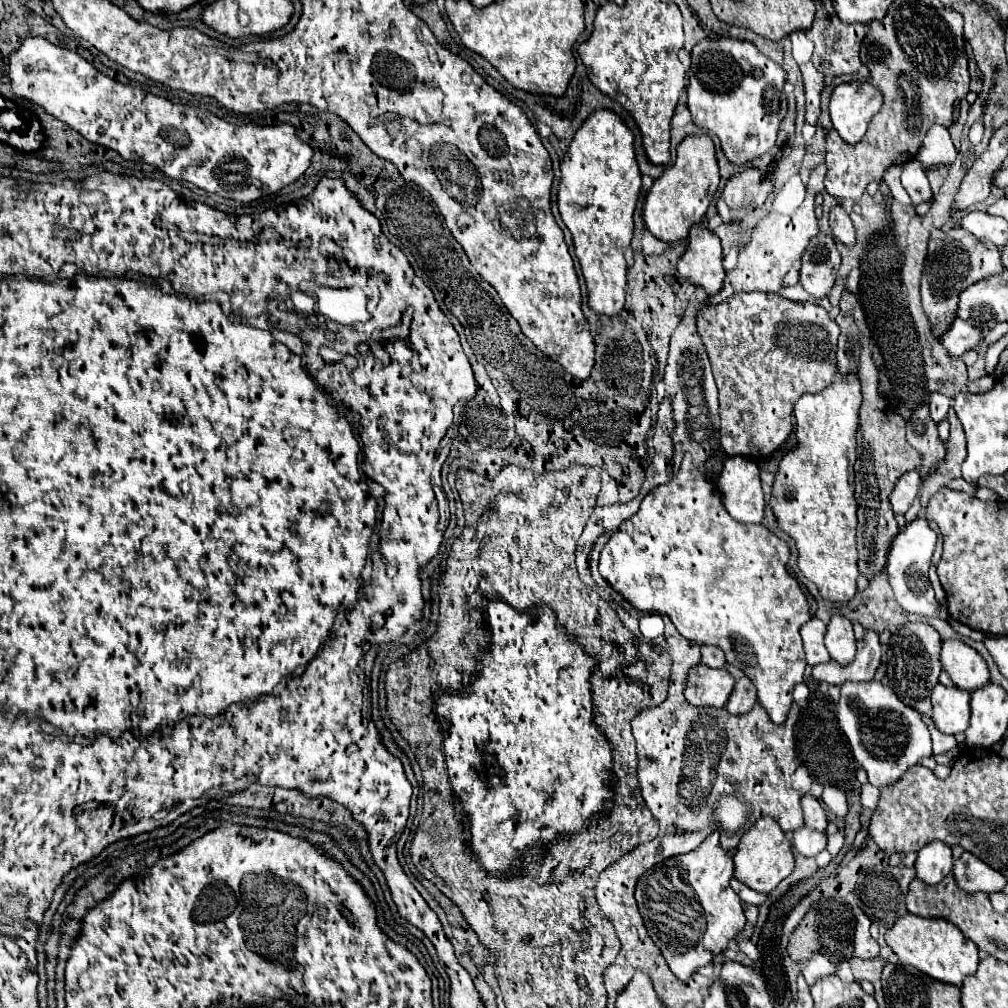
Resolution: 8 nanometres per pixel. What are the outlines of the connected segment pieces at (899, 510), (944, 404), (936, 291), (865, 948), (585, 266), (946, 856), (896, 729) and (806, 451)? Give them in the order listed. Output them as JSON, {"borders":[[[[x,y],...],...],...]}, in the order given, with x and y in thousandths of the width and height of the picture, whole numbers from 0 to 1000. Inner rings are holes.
{"borders":[[[[909,466],[899,468],[887,482],[883,498],[887,504],[887,510],[899,510],[899,506],[903,504],[905,496],[911,492],[911,484],[913,484],[913,472]]],[[[927,389],[927,391],[923,393],[923,413],[925,413],[925,417],[927,417],[929,421],[938,415],[940,405],[942,405],[942,395],[938,395],[938,393],[933,391],[933,389]]],[[[944,224],[938,228],[927,228],[921,240],[921,254],[917,260],[917,270],[913,278],[913,294],[915,306],[921,313],[925,329],[935,335],[937,329],[942,327],[946,315],[950,313],[950,294],[964,280],[978,278],[996,268],[992,260],[992,250],[980,238],[970,238],[962,230],[952,224]]],[[[855,907],[849,915],[849,931],[847,931],[847,948],[849,950],[869,950],[873,946],[871,935],[863,929],[863,913]]],[[[591,109],[581,117],[581,123],[573,127],[569,133],[569,139],[563,145],[563,151],[560,153],[556,161],[556,185],[554,185],[554,208],[562,222],[562,226],[567,232],[569,238],[569,250],[575,258],[577,272],[581,276],[583,286],[583,302],[589,310],[609,313],[619,306],[619,294],[621,294],[621,258],[619,250],[625,244],[627,230],[629,230],[629,206],[633,200],[637,177],[633,169],[633,161],[629,155],[629,133],[621,125],[621,121],[607,109]]],[[[923,835],[911,845],[909,869],[919,877],[931,877],[944,863],[944,843],[935,835]]],[[[863,677],[835,679],[829,708],[847,752],[859,764],[861,774],[871,782],[887,778],[899,762],[925,750],[923,726],[915,710],[907,702],[895,698],[883,681],[863,681]]],[[[831,373],[821,385],[812,391],[798,391],[788,401],[790,413],[790,444],[786,444],[772,460],[766,480],[764,504],[770,512],[770,522],[790,536],[792,563],[812,581],[815,593],[823,597],[841,597],[849,589],[851,546],[849,546],[849,494],[847,494],[847,458],[849,458],[849,425],[853,405],[851,373]]]]}

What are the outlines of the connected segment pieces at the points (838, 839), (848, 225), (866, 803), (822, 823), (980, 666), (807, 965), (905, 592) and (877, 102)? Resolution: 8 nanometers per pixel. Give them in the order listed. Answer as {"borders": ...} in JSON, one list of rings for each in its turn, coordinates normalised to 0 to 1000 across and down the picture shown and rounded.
{"borders":[[[[831,823],[829,827],[825,827],[825,829],[821,831],[821,839],[819,839],[819,843],[821,843],[825,849],[831,849],[831,845],[835,843],[837,837],[839,837],[839,829],[837,829],[835,823]]],[[[827,204],[823,208],[823,226],[825,226],[825,234],[835,238],[839,244],[845,244],[847,238],[849,238],[849,230],[845,226],[845,220],[843,220],[843,214],[839,212],[839,208],[835,204]]],[[[857,778],[855,780],[855,800],[857,802],[863,802],[863,804],[867,804],[867,800],[871,798],[871,782],[867,782],[865,778]]],[[[806,788],[796,790],[796,804],[798,804],[798,815],[800,815],[800,819],[806,821],[806,823],[817,825],[817,821],[821,817],[819,806],[817,806],[815,798]]],[[[937,635],[933,647],[935,665],[940,667],[946,681],[954,685],[968,685],[982,677],[976,653],[954,635]]],[[[808,946],[804,948],[804,952],[796,954],[796,966],[802,978],[806,978],[815,966],[827,966],[827,964],[829,964],[829,958],[823,952],[819,952],[819,948],[815,946]]],[[[915,514],[905,516],[885,536],[879,552],[879,567],[881,567],[881,577],[889,589],[889,595],[899,607],[907,607],[915,611],[931,611],[935,615],[940,615],[940,607],[931,601],[927,593],[927,583],[921,573],[921,562],[925,556],[927,540],[929,540],[929,528],[921,522],[921,518]]],[[[863,81],[831,83],[823,93],[823,119],[833,137],[849,143],[857,137],[867,113],[875,107],[875,93]]]]}

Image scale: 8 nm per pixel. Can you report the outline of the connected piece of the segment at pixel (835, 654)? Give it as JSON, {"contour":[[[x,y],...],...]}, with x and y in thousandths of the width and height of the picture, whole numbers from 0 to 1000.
{"contour":[[[825,611],[819,631],[817,631],[819,645],[823,647],[825,655],[831,657],[833,661],[839,661],[847,655],[849,649],[849,635],[845,627],[845,617],[837,611]]]}

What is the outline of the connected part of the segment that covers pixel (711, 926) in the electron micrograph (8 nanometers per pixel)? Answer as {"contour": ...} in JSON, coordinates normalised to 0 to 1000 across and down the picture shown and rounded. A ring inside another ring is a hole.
{"contour":[[[706,825],[690,843],[675,849],[667,849],[643,865],[639,865],[633,871],[631,877],[631,895],[635,901],[635,907],[639,911],[639,919],[643,923],[643,929],[647,935],[655,940],[659,952],[663,954],[665,962],[671,970],[683,972],[692,960],[706,954],[712,946],[716,946],[726,931],[732,929],[732,925],[740,917],[738,901],[732,891],[732,887],[724,881],[726,871],[726,849],[714,841],[712,825]]]}

